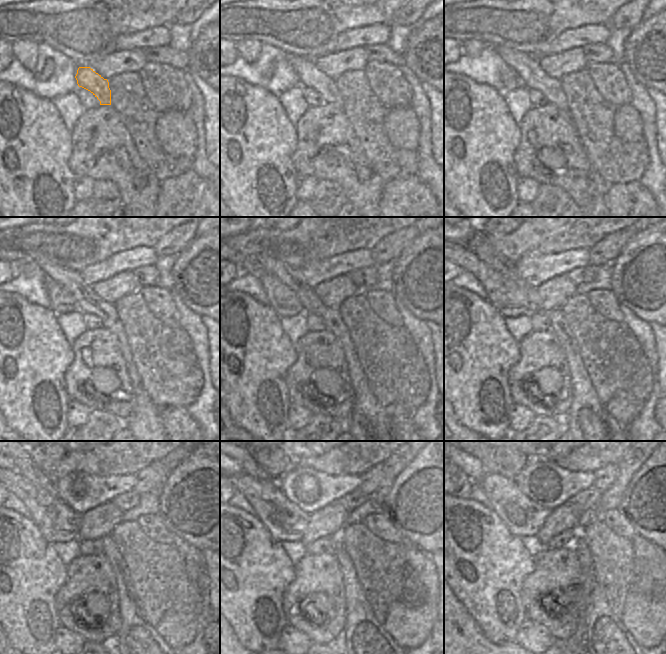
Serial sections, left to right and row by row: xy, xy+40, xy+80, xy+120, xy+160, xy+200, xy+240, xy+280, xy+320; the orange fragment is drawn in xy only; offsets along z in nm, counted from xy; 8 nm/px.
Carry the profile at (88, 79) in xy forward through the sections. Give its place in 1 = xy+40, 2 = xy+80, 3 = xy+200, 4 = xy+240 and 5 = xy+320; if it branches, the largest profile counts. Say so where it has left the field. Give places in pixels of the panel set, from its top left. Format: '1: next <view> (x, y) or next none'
1: next xy+40 (309, 76)
2: next xy+80 (527, 67)
3: next xy+200 (587, 419)
4: next xy+240 (140, 644)
5: next xy+320 (592, 644)

